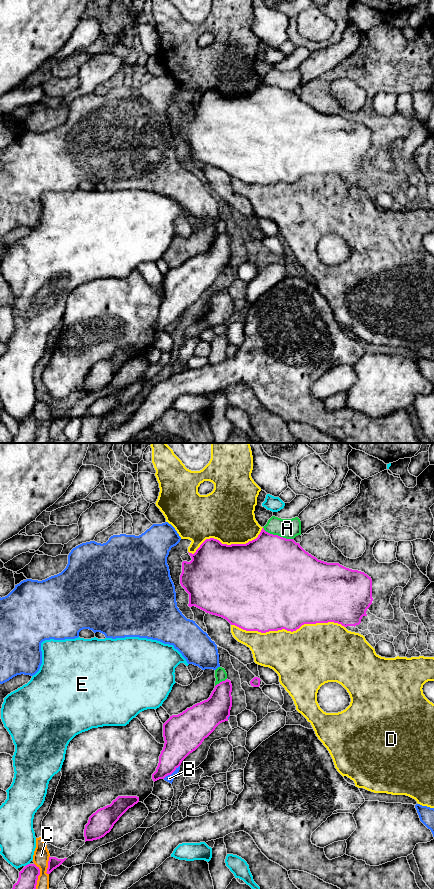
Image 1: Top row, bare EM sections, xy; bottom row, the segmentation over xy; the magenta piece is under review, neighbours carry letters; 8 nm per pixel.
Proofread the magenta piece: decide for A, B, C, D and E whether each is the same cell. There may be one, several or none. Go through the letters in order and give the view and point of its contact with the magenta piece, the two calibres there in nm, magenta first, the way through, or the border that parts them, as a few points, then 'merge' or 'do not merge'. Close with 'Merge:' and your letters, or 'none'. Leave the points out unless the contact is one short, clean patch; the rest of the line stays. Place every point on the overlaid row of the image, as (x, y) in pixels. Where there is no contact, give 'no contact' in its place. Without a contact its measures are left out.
A: xy (277, 535) | 500/160 nm | do not merge
B: xy (171, 773) | 240/60 nm | do not merge
C: xy (48, 865) | 90/130 nm | along xy (49, 856), (47, 874) | do not merge
D: xy (288, 630) | 480/460 nm | do not merge
E: xy (28, 864) | 150/280 nm | do not merge
Merge: none

